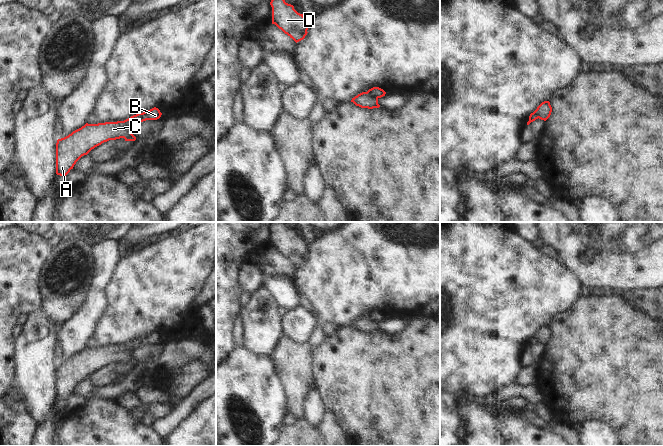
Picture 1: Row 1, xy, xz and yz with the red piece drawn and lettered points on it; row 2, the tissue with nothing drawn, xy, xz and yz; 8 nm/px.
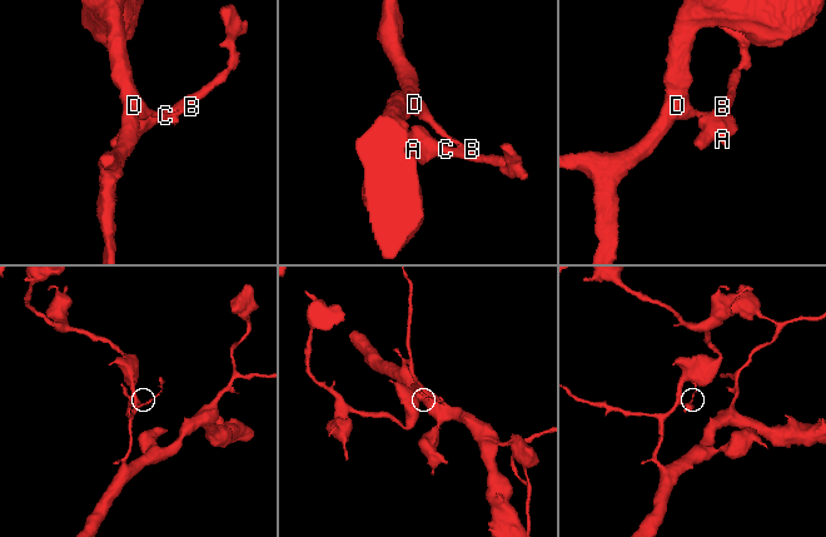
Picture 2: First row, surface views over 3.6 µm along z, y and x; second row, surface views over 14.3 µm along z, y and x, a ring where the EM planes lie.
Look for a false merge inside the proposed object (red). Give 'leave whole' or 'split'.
split

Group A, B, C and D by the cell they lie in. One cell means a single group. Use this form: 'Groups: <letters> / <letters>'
Groups: A C / B D

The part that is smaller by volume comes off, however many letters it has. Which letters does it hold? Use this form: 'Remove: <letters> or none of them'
Remove: A, C

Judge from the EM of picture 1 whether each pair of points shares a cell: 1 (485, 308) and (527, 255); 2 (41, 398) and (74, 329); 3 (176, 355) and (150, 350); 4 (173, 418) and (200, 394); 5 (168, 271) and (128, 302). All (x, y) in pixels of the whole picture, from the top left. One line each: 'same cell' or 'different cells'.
1: same cell
2: different cells
3: different cells
4: same cell
5: same cell

